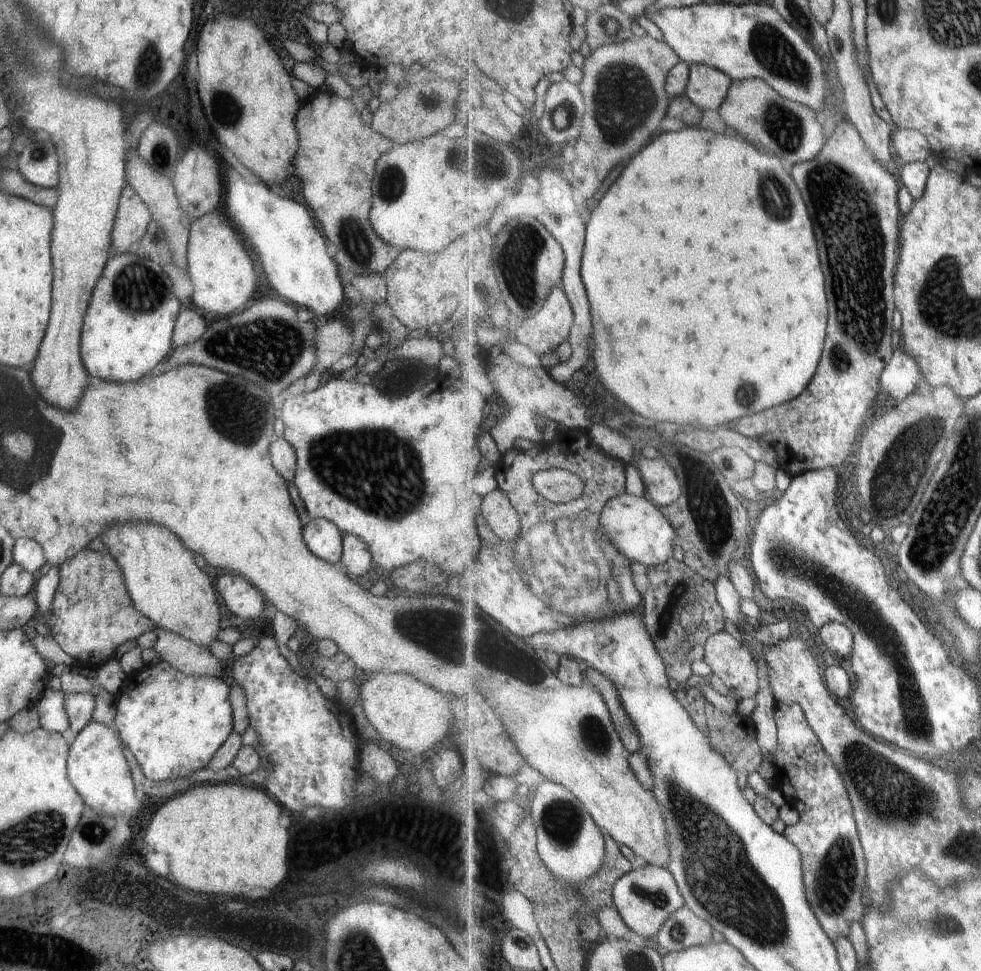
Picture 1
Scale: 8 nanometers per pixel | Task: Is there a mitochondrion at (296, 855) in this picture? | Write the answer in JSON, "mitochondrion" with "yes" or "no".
{"mitochondrion":"no"}

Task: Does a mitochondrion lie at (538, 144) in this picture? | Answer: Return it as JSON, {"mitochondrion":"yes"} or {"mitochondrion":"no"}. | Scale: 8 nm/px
{"mitochondrion":"yes"}

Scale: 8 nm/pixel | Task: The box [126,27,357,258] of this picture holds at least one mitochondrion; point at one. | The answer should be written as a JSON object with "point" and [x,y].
{"point":[149,69]}

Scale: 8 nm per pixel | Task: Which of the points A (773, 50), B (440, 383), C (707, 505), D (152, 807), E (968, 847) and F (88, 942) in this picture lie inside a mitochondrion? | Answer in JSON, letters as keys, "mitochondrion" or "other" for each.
{"A":"mitochondrion","B":"other","C":"mitochondrion","D":"other","E":"mitochondrion","F":"other"}

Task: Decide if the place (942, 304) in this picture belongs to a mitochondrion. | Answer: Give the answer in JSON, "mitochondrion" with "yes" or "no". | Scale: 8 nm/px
{"mitochondrion":"yes"}

